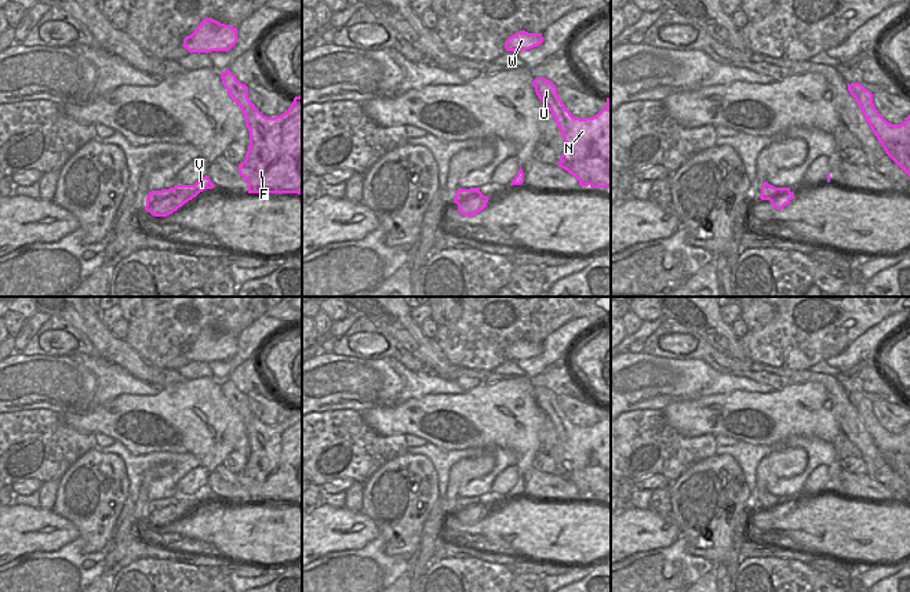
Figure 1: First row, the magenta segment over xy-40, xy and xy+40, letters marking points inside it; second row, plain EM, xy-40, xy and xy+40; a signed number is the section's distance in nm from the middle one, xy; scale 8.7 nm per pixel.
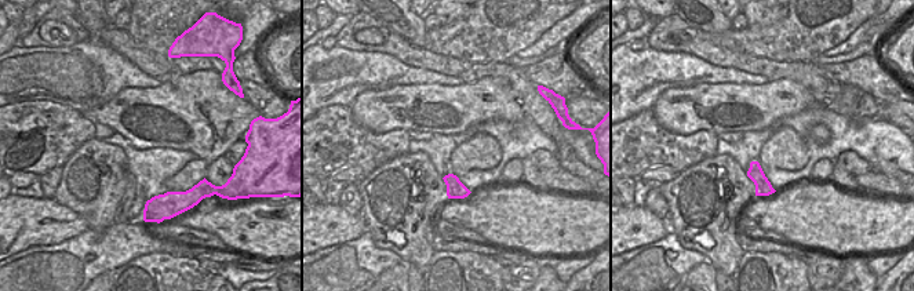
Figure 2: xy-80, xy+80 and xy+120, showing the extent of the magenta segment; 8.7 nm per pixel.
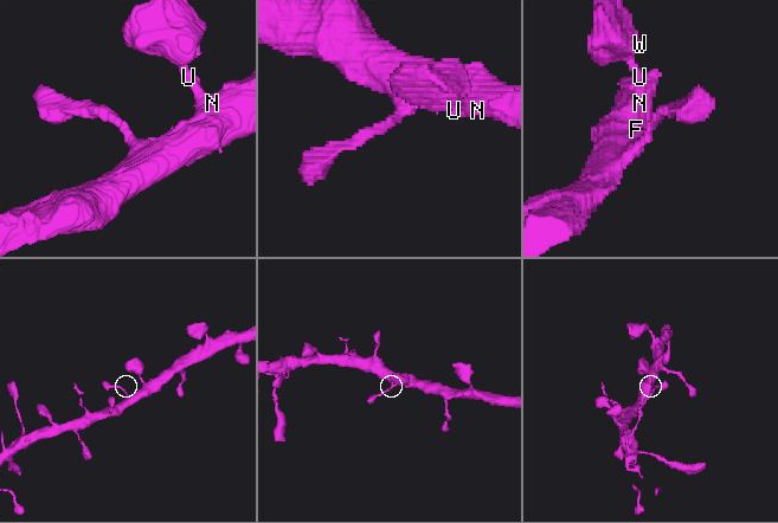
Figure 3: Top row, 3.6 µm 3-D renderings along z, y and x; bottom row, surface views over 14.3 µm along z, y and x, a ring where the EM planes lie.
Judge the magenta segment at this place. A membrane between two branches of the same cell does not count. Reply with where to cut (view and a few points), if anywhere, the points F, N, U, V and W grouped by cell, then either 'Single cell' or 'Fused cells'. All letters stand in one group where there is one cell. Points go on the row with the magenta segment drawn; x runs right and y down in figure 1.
No split. Groups: F N U V W. Single cell.

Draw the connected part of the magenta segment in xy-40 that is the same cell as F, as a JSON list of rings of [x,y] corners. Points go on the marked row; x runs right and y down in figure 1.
[[[226,69],[221,72],[222,84],[240,106],[250,131],[245,159],[239,164],[239,174],[248,184],[248,193],[302,193],[302,95],[280,116],[266,117],[248,98],[248,87]]]

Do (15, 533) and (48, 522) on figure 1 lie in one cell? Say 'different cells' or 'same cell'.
same cell

